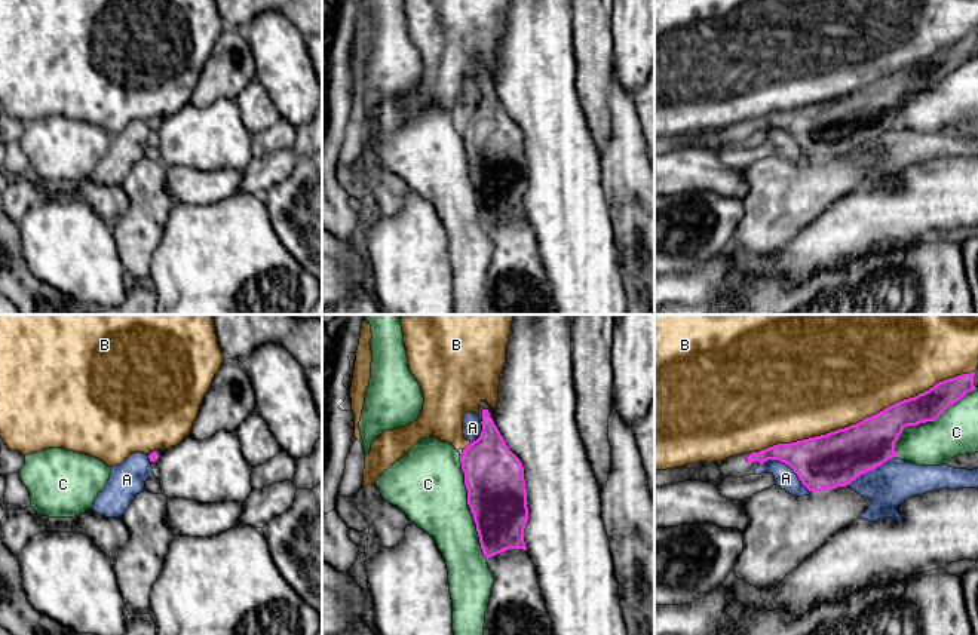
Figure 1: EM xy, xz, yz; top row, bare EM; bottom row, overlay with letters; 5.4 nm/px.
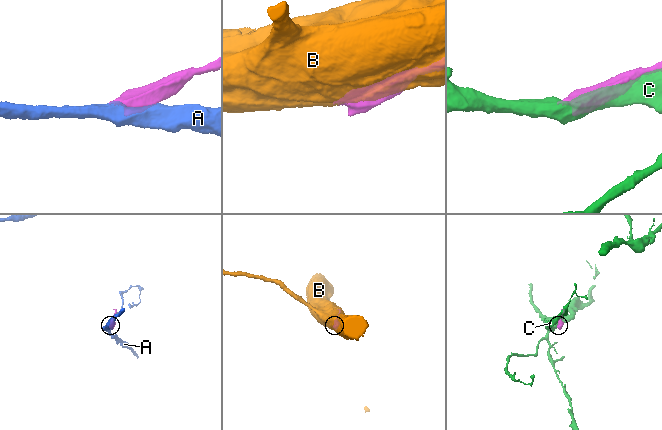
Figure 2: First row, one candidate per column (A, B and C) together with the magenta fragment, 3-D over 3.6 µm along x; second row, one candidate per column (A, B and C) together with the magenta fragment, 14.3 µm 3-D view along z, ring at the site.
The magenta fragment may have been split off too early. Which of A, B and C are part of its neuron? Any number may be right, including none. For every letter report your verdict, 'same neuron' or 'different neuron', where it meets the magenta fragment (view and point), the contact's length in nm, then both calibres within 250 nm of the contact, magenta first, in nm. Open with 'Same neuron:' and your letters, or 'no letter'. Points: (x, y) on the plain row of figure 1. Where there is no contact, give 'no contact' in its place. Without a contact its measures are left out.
Same neuron: no letter
A: different neuron; contact yz (788, 132); length 320 nm; calibres 300 and 120 nm
B: different neuron; contact yz (867, 85); length 1250 nm; calibres 280 and 500 nm
C: different neuron; contact xz (469, 174); length 600 nm; calibres 320 and 380 nm

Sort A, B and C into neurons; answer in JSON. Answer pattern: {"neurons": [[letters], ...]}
{"neurons": [["A"], ["B"], ["C"]]}

